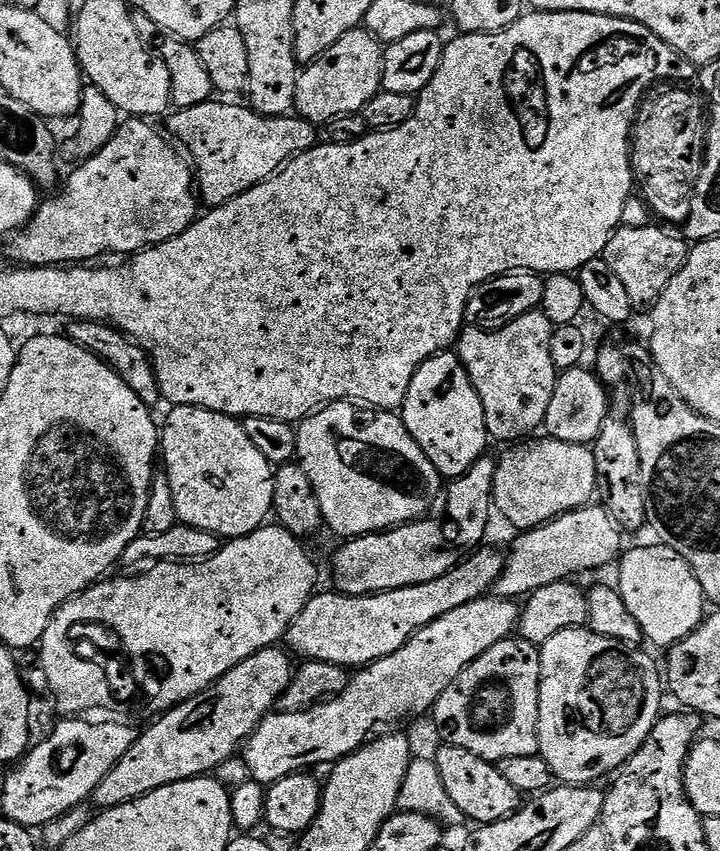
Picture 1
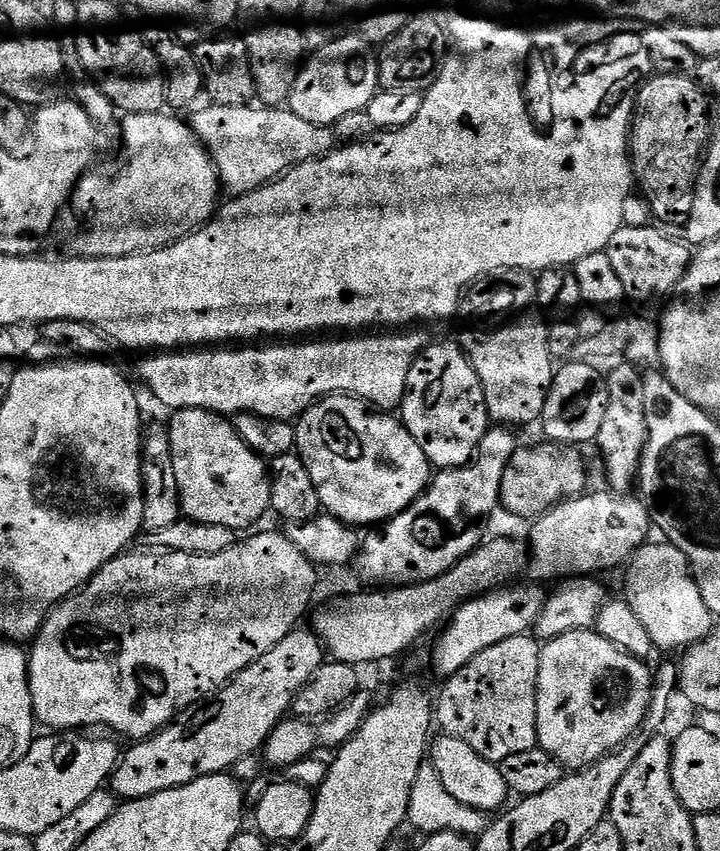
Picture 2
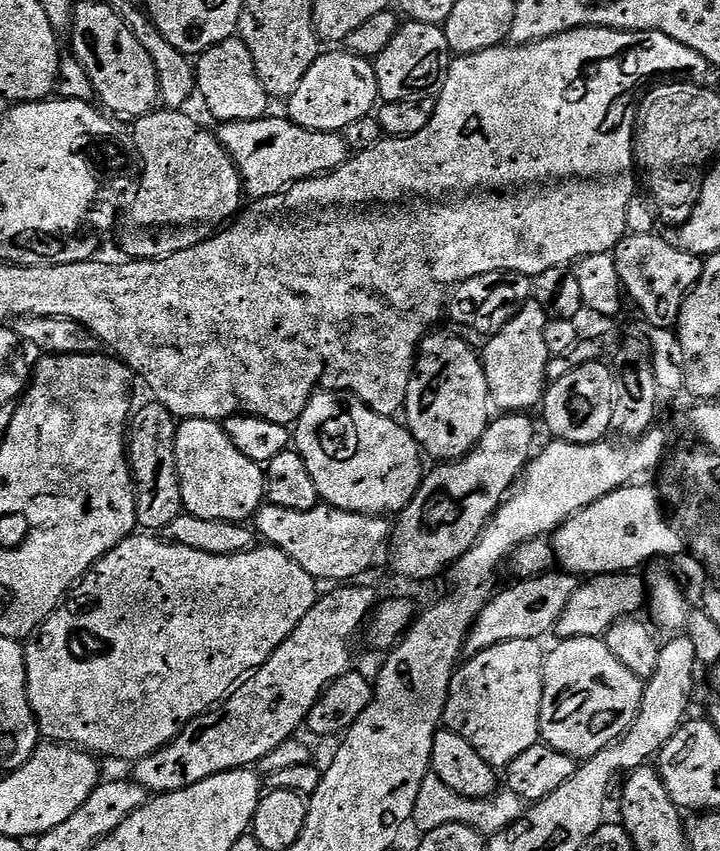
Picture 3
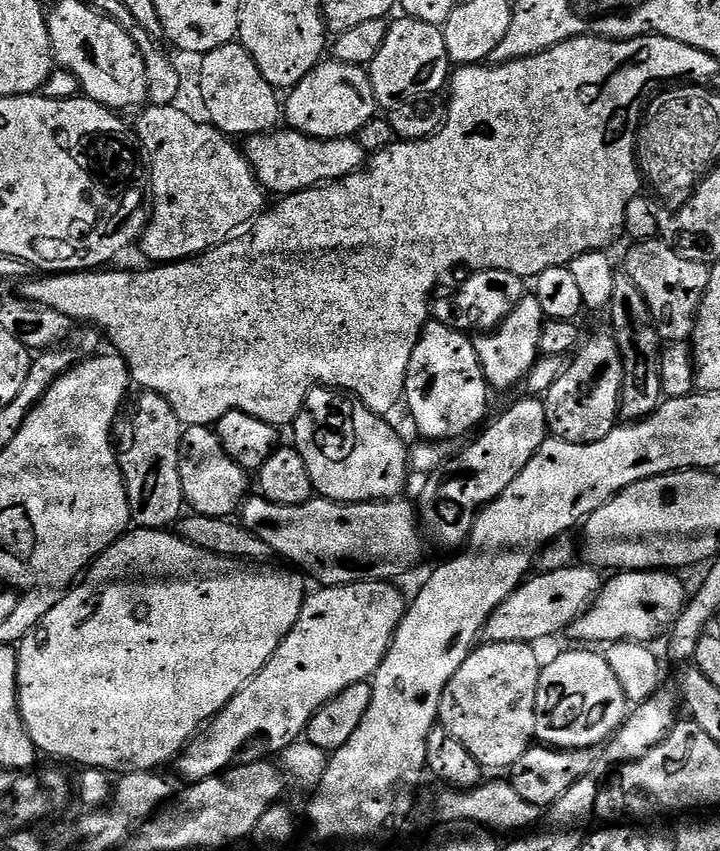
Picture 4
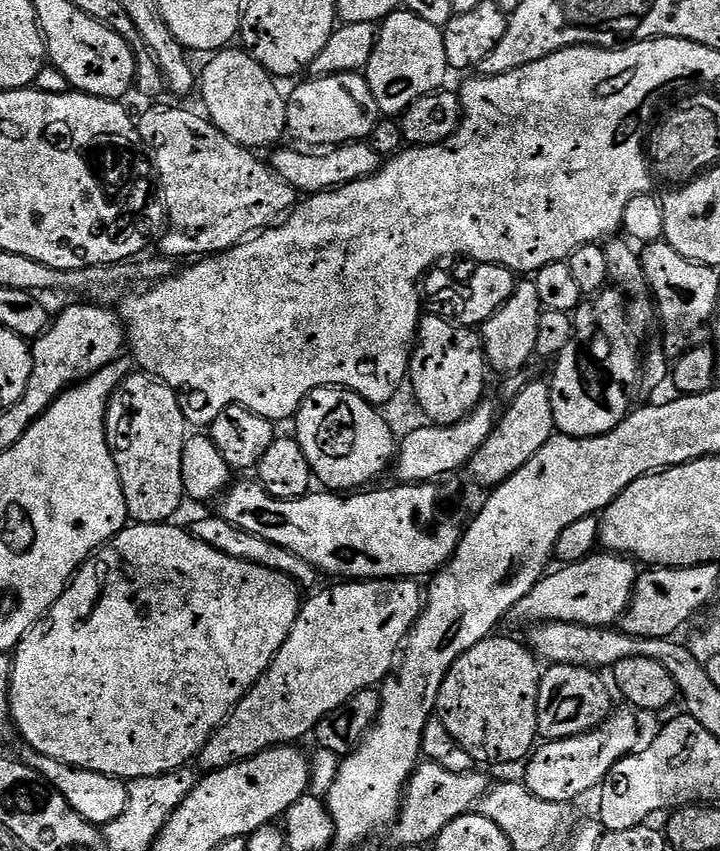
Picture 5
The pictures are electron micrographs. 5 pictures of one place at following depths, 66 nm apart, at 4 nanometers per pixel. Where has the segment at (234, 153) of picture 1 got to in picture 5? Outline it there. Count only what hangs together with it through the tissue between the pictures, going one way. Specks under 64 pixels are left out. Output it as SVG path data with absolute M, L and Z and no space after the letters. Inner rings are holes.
M354 140L350 144L338 144L327 150L301 150L280 146L271 153L270 166L291 188L300 194L330 192L350 182L358 182L367 176L373 176L380 169L382 156L374 151L371 143ZM277 151L277 152L276 152ZM304 151L304 152L299 152ZM276 152L276 153L275 153ZM316 152L316 153L312 153Z

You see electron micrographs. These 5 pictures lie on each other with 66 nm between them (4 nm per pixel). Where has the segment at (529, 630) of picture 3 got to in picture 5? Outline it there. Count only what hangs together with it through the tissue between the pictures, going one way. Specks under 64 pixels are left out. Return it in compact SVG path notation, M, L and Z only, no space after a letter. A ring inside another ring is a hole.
M607 550L597 551L577 564L566 564L549 571L543 580L539 580L511 610L511 619L535 626L545 622L561 624L584 624L587 628L604 628L621 619L628 611L632 594L636 590L638 568L627 556L613 554Z

